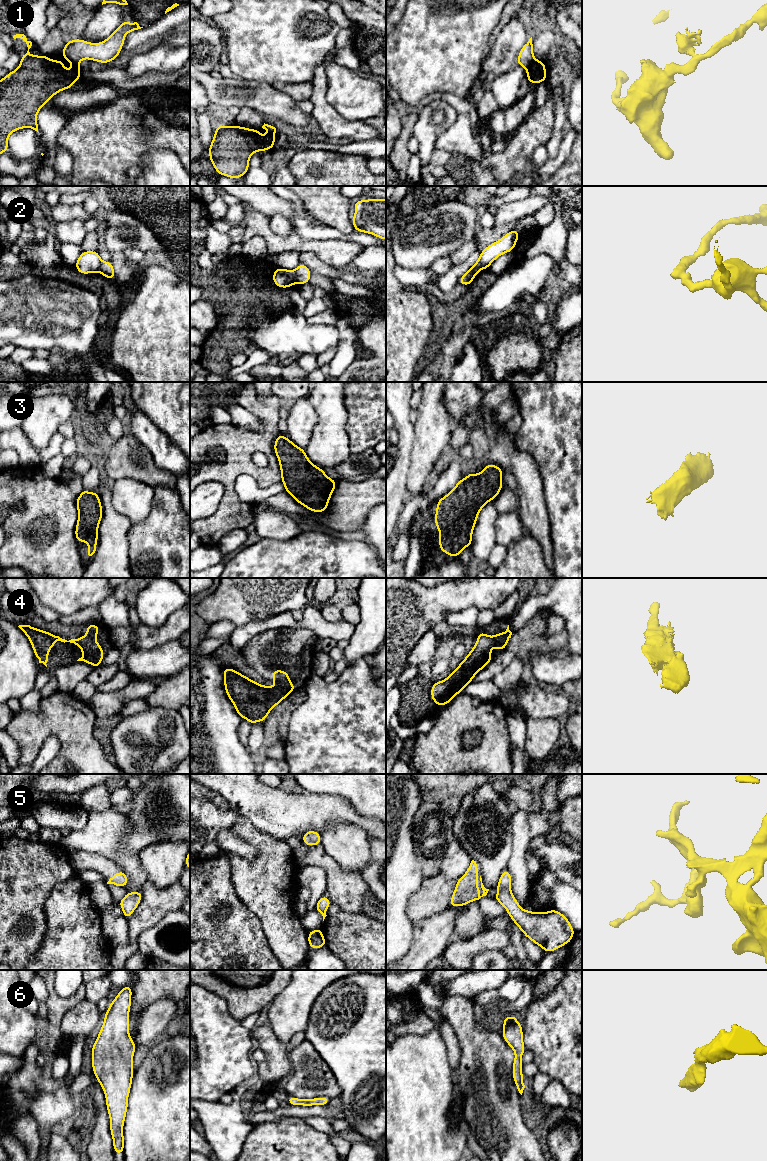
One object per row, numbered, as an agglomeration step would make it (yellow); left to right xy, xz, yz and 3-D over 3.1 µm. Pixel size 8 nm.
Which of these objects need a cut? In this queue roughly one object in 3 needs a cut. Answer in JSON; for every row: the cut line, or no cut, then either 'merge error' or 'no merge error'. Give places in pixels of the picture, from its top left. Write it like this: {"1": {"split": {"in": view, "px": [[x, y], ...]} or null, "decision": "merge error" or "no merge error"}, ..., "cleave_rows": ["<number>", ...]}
{"1": {"split": {"in": "yz", "px": [[534, 59], [526, 69]]}, "decision": "merge error"}, "2": {"split": {"in": "xz", "px": [[293, 271], [296, 281]]}, "decision": "merge error"}, "3": {"split": null, "decision": "no merge error"}, "4": {"split": null, "decision": "no merge error"}, "5": {"split": null, "decision": "no merge error"}, "6": {"split": null, "decision": "no merge error"}, "cleave_rows": ["1", "2"]}

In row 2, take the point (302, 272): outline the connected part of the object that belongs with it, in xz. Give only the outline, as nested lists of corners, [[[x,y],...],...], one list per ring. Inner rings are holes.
[[[299,263],[298,267],[294,270],[294,272],[296,275],[296,282],[299,285],[309,283],[311,271],[306,265]]]

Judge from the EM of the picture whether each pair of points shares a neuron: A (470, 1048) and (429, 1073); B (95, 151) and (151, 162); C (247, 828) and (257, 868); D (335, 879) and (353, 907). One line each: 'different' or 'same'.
A: different
B: different
C: same
D: same

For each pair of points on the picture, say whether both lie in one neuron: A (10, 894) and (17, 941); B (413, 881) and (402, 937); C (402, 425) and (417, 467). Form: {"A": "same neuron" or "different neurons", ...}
{"A": "same neuron", "B": "same neuron", "C": "different neurons"}

